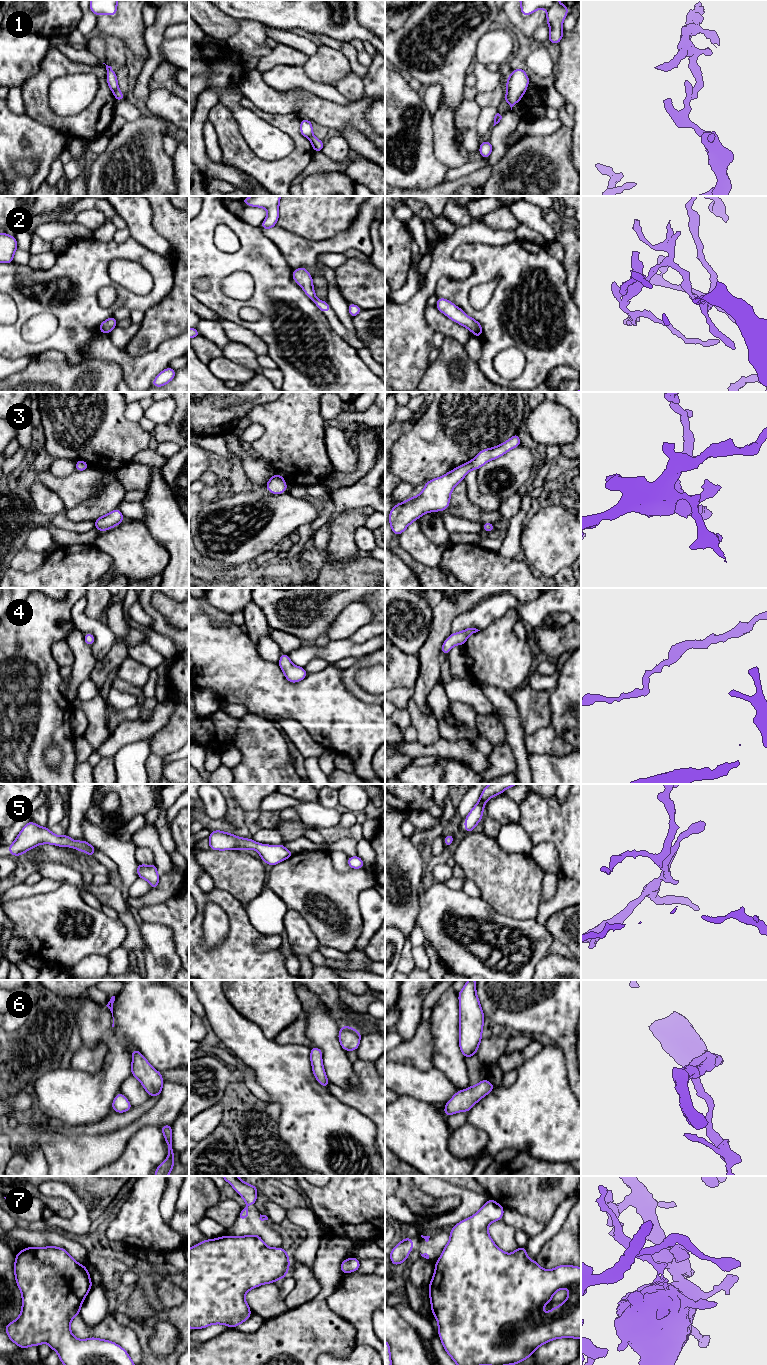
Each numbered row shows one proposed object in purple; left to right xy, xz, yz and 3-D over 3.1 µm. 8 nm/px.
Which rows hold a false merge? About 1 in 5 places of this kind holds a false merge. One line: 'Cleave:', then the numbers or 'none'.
Cleave: 1, 7

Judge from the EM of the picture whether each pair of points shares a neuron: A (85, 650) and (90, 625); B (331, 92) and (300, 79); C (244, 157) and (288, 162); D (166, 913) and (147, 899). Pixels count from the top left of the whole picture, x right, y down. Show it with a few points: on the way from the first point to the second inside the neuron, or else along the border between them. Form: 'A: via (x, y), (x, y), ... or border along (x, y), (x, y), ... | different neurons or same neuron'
A: border along (90, 647), (93, 655), (98, 660) | different neurons
B: via (323, 91), (308, 85) | same neuron
C: via (255, 167), (277, 167) | same neuron
D: border along (175, 894), (160, 902), (145, 904), (138, 909) | different neurons

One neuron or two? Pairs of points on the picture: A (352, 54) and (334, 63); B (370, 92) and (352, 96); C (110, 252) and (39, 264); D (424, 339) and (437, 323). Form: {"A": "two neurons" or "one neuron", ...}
{"A": "two neurons", "B": "two neurons", "C": "two neurons", "D": "two neurons"}

